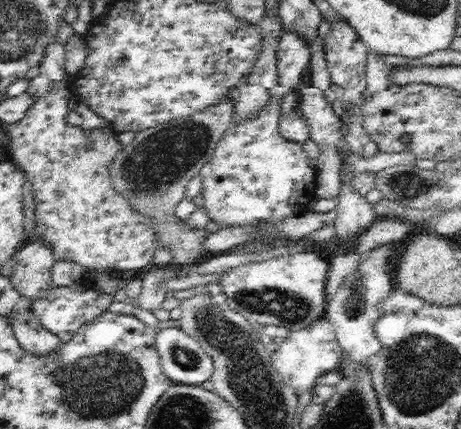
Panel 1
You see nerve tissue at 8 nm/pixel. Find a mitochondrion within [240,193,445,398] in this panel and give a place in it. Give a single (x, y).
(354, 303)

